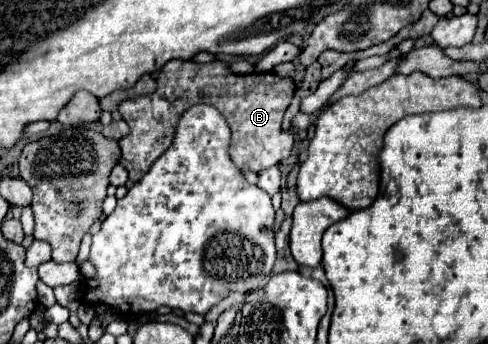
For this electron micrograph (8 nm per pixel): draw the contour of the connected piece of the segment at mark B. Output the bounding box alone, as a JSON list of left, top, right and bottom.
[118,61,294,181]

